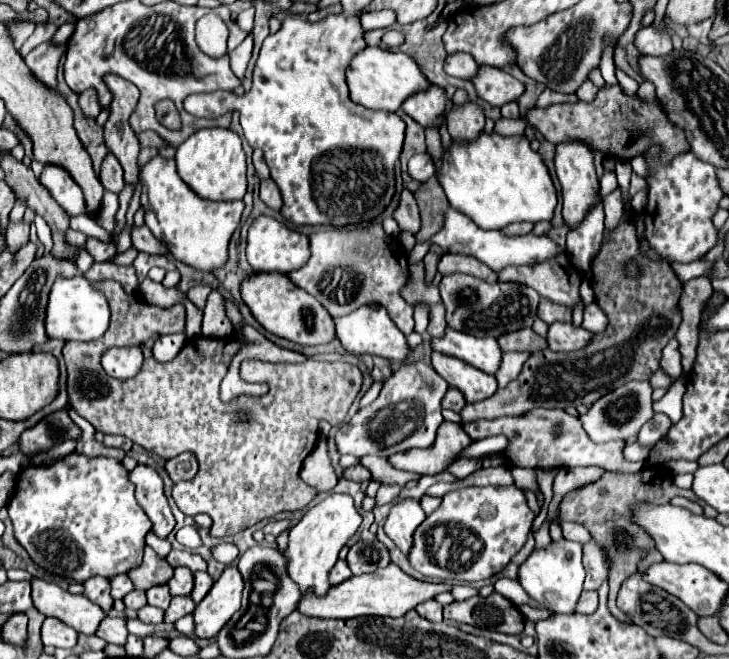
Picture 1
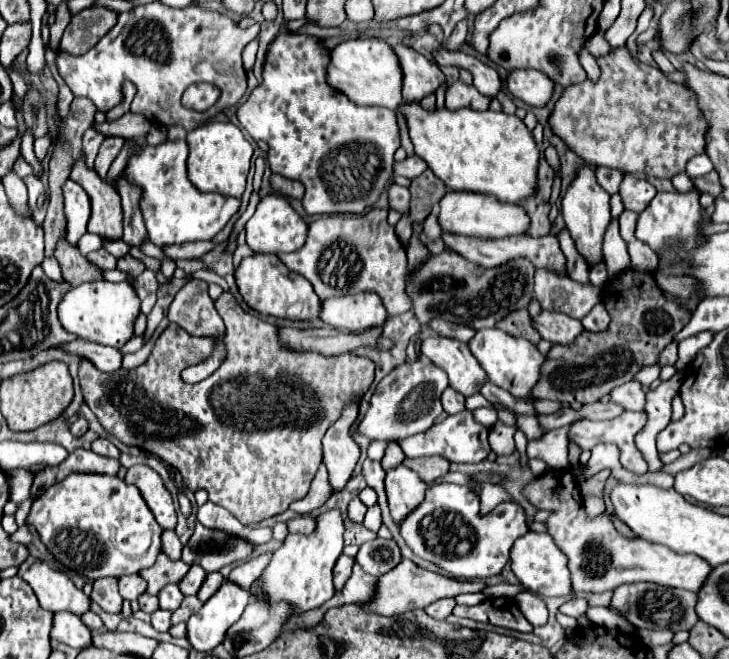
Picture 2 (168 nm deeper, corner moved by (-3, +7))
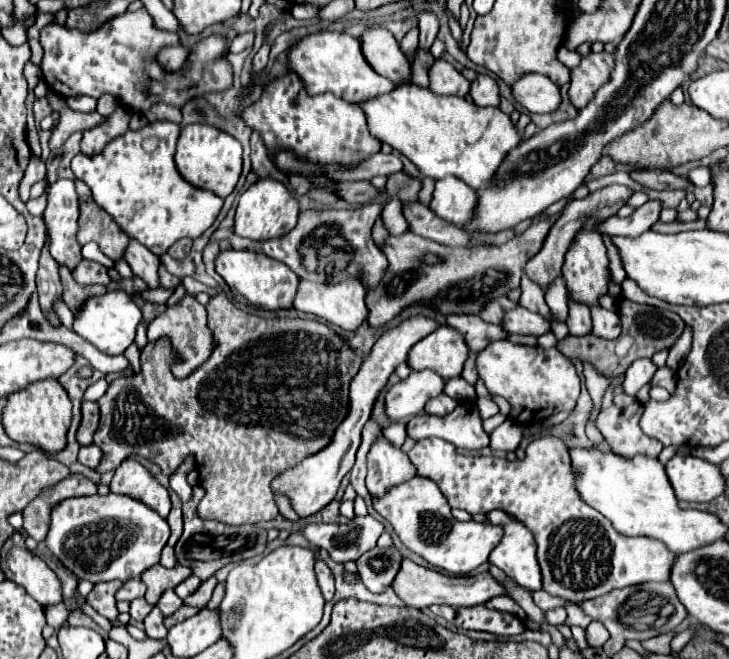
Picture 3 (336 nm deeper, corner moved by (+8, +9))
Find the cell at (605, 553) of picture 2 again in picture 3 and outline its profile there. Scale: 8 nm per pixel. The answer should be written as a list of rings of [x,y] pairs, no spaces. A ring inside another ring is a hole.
[[[551,435],[537,437],[529,443],[525,459],[513,463],[501,457],[459,455],[455,453],[455,447],[443,439],[421,439],[409,451],[409,461],[415,467],[417,477],[427,477],[437,483],[451,507],[465,509],[471,515],[487,515],[493,509],[501,509],[513,515],[517,521],[525,523],[537,543],[537,561],[543,575],[543,589],[551,595],[563,597],[567,601],[585,601],[601,597],[613,589],[669,579],[669,567],[673,565],[675,553],[671,553],[661,541],[653,537],[627,537],[617,533],[601,513],[581,503],[577,491],[573,491],[571,459],[567,445],[561,439],[555,439]]]

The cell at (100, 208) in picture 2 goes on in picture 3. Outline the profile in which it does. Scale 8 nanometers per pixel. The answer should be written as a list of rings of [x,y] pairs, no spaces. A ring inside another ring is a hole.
[[[75,181],[77,185],[77,195],[79,195],[79,233],[77,239],[81,245],[95,241],[101,251],[113,259],[119,261],[125,255],[125,249],[129,245],[129,237],[119,231],[117,223],[113,223],[113,219],[109,219],[109,215],[105,215],[105,211],[101,211],[101,207],[97,207],[97,203],[93,203],[93,197],[89,195],[89,187],[85,187],[85,183]]]

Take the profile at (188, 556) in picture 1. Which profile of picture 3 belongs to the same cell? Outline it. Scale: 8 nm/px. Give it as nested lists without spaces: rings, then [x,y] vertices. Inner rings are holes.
[[[201,485],[193,487],[193,497],[183,505],[185,529],[175,545],[175,555],[179,565],[189,567],[201,581],[213,577],[227,563],[239,563],[251,557],[261,557],[267,547],[267,529],[263,527],[233,527],[217,519],[201,519],[197,515],[197,505],[203,499],[205,489]]]

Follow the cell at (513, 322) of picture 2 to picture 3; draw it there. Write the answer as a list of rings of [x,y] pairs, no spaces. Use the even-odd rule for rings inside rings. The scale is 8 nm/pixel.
[[[497,297],[497,299],[489,301],[489,303],[483,307],[483,311],[479,313],[479,317],[481,317],[481,319],[485,319],[487,323],[501,325],[503,315],[505,315],[507,311],[515,309],[515,307],[517,307],[517,303],[513,303],[509,297]]]

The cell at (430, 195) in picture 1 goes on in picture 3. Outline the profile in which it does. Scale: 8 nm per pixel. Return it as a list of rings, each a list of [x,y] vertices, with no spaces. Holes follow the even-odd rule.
[[[403,171],[389,175],[387,183],[385,183],[385,193],[389,197],[397,197],[401,203],[403,201],[415,201],[419,189],[421,189],[421,181],[409,177]]]

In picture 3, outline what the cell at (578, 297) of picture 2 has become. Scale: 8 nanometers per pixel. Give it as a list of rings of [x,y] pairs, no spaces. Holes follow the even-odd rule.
[[[609,185],[609,187],[603,187],[603,189],[595,191],[595,193],[589,193],[589,197],[585,197],[585,199],[579,199],[579,201],[569,203],[569,205],[565,207],[565,211],[563,211],[563,213],[557,217],[557,221],[553,223],[553,227],[551,227],[551,231],[549,231],[549,235],[547,235],[543,247],[541,247],[541,251],[539,251],[533,259],[529,259],[529,263],[527,263],[527,267],[525,267],[527,277],[529,277],[531,281],[535,281],[539,287],[547,289],[549,283],[551,283],[553,279],[557,279],[557,275],[561,275],[561,267],[563,267],[565,253],[567,253],[567,249],[569,249],[573,237],[577,235],[577,231],[581,231],[581,227],[585,225],[585,221],[587,221],[587,219],[595,219],[595,221],[601,223],[601,221],[613,217],[613,215],[627,203],[627,199],[629,199],[631,195],[633,195],[633,189],[629,189],[629,187],[625,187],[625,185]]]

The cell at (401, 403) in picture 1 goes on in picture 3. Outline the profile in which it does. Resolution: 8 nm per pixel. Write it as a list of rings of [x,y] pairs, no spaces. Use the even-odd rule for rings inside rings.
[[[413,371],[405,381],[387,389],[385,407],[393,421],[409,419],[423,413],[429,399],[441,395],[445,389],[445,379],[435,371]]]

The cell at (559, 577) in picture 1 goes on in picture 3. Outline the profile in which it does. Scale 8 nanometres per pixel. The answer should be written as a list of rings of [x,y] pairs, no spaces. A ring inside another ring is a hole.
[[[491,511],[485,521],[493,521],[493,525],[503,527],[501,543],[491,551],[489,563],[497,565],[507,577],[517,581],[521,587],[537,591],[541,589],[541,569],[537,567],[535,543],[531,531],[505,515],[503,511]]]

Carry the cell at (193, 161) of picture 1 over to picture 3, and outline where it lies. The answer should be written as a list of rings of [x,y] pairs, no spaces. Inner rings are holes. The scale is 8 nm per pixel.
[[[185,125],[177,139],[175,165],[185,181],[225,199],[235,189],[241,175],[241,145],[235,137],[211,125]]]

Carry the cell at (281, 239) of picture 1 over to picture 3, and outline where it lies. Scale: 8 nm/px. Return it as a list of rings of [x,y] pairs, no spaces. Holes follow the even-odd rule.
[[[259,179],[239,197],[233,231],[235,235],[255,239],[255,241],[275,239],[289,233],[295,227],[297,215],[299,215],[299,205],[283,183],[275,179]]]

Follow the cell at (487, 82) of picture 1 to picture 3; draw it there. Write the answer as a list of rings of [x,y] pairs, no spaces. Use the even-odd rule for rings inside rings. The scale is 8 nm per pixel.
[[[539,73],[523,75],[513,85],[513,97],[531,113],[553,113],[561,105],[559,87]]]

